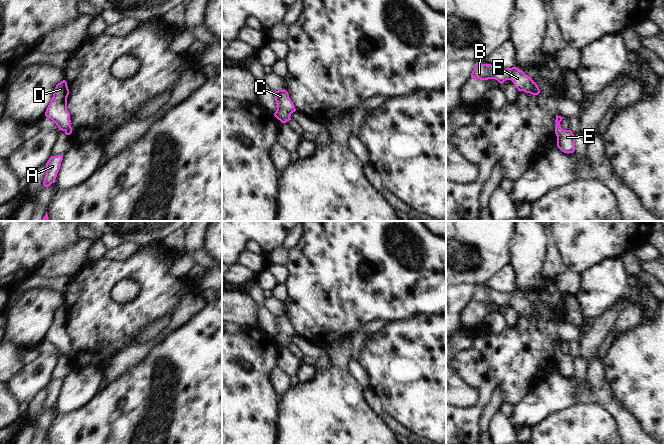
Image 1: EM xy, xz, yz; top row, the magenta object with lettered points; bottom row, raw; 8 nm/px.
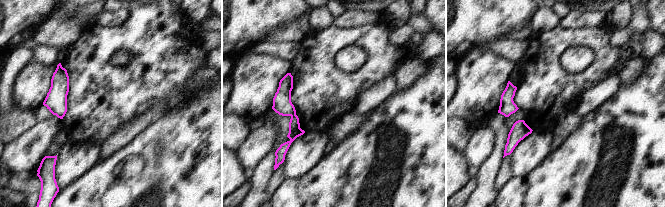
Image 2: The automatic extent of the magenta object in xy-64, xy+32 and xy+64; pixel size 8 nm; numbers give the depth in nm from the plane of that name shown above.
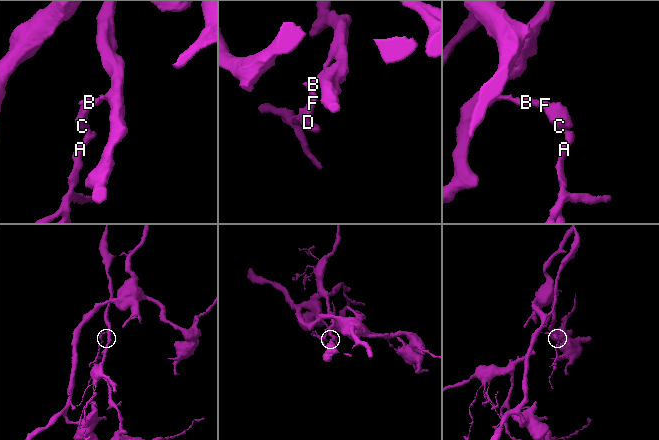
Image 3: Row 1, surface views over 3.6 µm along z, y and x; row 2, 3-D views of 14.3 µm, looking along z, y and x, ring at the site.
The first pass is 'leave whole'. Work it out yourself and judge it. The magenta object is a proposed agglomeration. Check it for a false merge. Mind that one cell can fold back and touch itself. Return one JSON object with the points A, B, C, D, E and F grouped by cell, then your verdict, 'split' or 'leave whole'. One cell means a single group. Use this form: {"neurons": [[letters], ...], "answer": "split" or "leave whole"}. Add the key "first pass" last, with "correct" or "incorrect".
{"neurons": [["A", "B", "C", "D", "E", "F"]], "answer": "leave whole", "first pass": "correct"}

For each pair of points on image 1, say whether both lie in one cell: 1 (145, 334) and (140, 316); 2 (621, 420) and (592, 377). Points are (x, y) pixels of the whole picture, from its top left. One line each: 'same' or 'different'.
1: different
2: same

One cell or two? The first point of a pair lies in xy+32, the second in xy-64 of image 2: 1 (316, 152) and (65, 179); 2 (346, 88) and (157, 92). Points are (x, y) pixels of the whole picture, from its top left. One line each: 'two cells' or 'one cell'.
1: one cell
2: one cell

